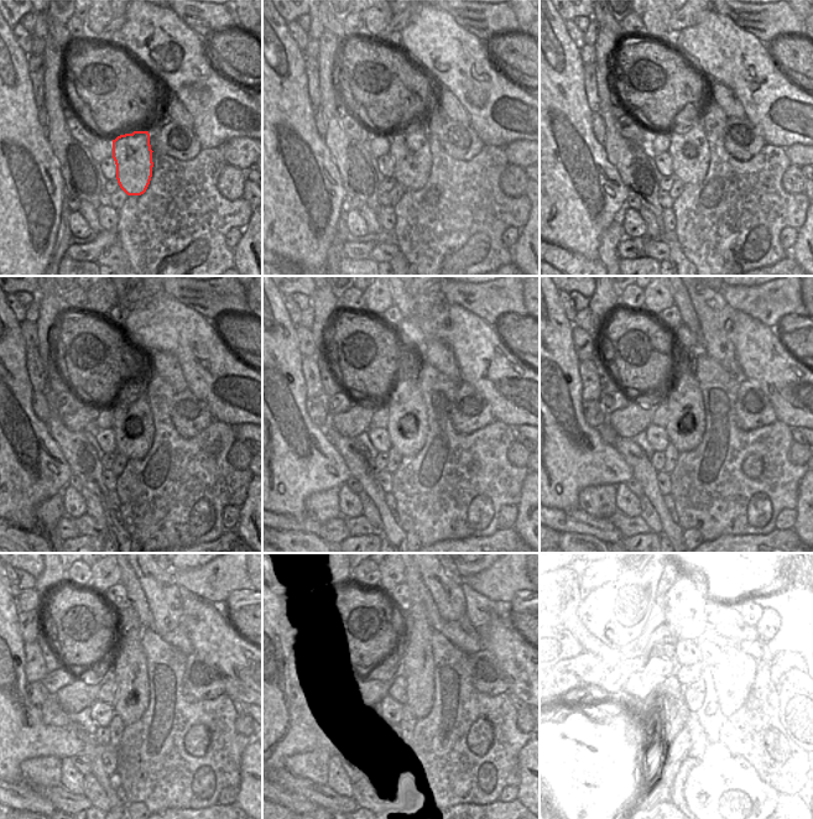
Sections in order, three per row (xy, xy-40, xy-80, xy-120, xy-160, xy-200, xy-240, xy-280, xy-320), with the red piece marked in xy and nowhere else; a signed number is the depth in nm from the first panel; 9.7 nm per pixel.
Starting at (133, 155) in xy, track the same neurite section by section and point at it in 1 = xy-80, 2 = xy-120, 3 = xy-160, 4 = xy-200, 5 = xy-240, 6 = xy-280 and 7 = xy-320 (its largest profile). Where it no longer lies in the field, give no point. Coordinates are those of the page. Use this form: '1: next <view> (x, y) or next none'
1: next xy-80 (689, 152)
2: next xy-120 (133, 424)
3: next xy-160 (407, 427)
4: next xy-200 (686, 417)
5: next xy-240 (129, 669)
6: next xy-280 (411, 695)
7: next xy-320 (686, 615)

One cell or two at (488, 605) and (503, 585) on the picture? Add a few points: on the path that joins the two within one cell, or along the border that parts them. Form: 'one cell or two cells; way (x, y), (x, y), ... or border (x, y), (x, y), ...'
two cells; border (467, 584), (493, 600), (500, 600), (504, 605)

